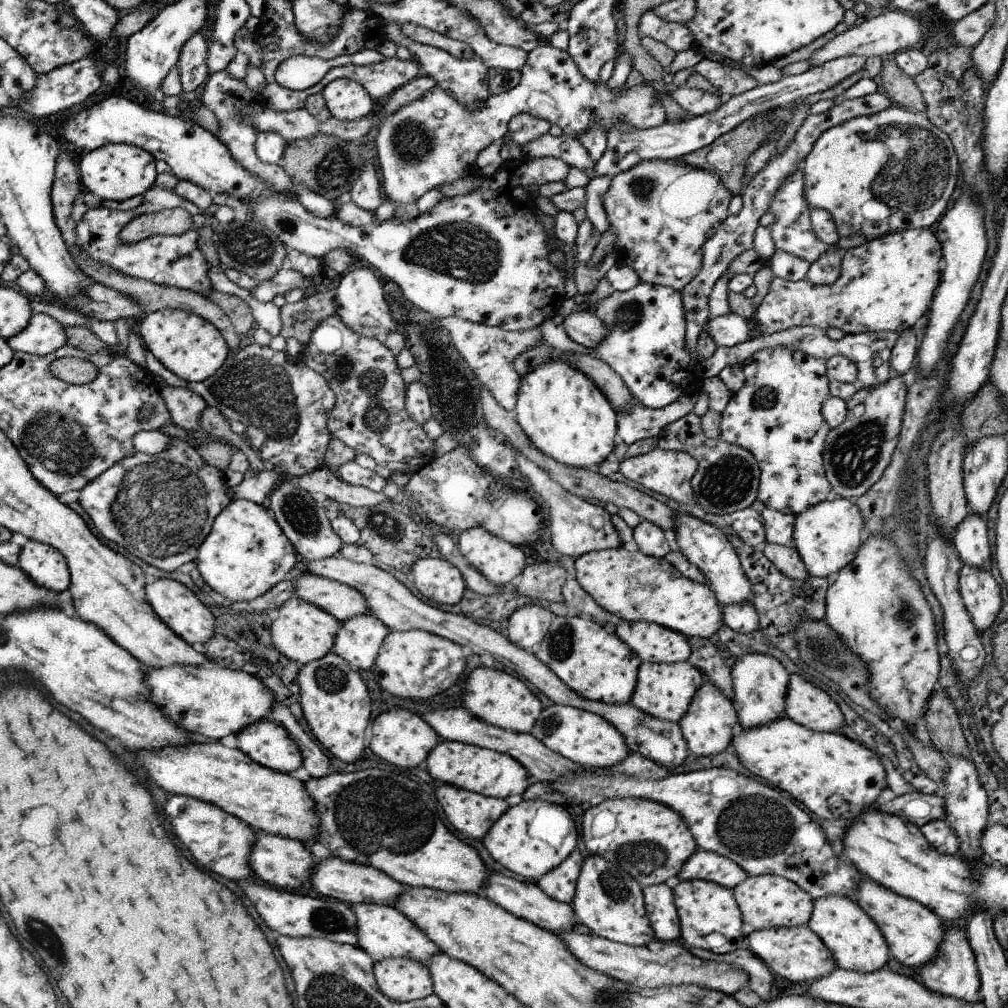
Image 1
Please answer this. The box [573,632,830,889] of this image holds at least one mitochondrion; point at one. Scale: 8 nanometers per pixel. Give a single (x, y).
(754, 827)

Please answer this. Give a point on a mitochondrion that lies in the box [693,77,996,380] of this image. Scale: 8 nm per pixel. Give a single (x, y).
(913, 166)

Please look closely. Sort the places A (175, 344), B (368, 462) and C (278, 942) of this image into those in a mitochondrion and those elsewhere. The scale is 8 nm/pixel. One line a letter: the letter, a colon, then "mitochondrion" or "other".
A: other
B: other
C: other

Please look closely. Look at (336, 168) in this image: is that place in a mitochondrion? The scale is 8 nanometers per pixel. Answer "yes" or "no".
yes

